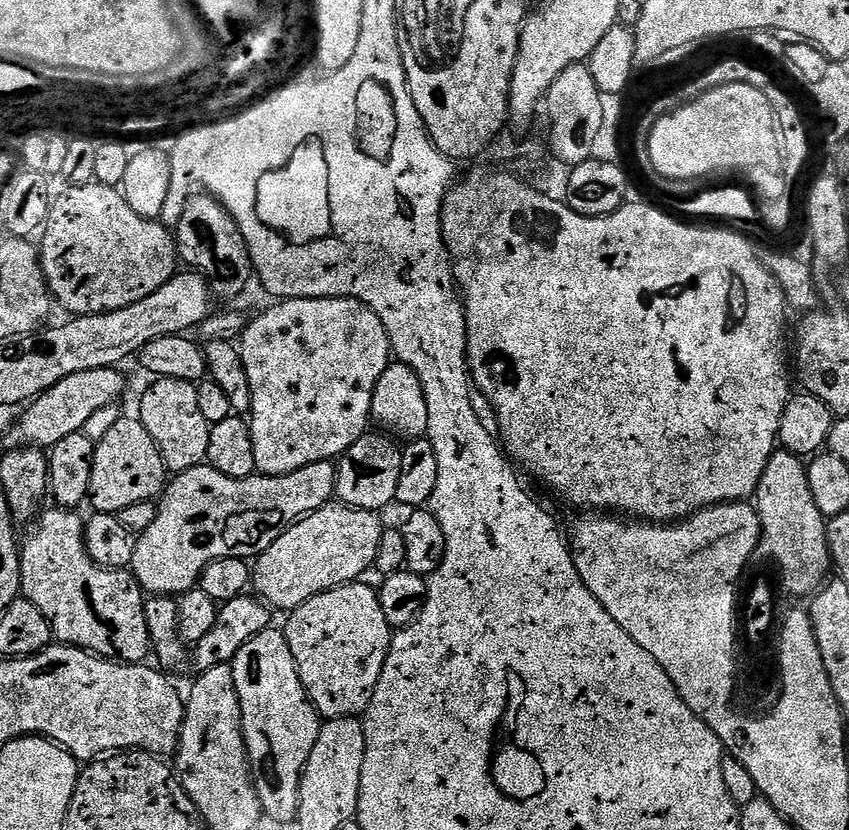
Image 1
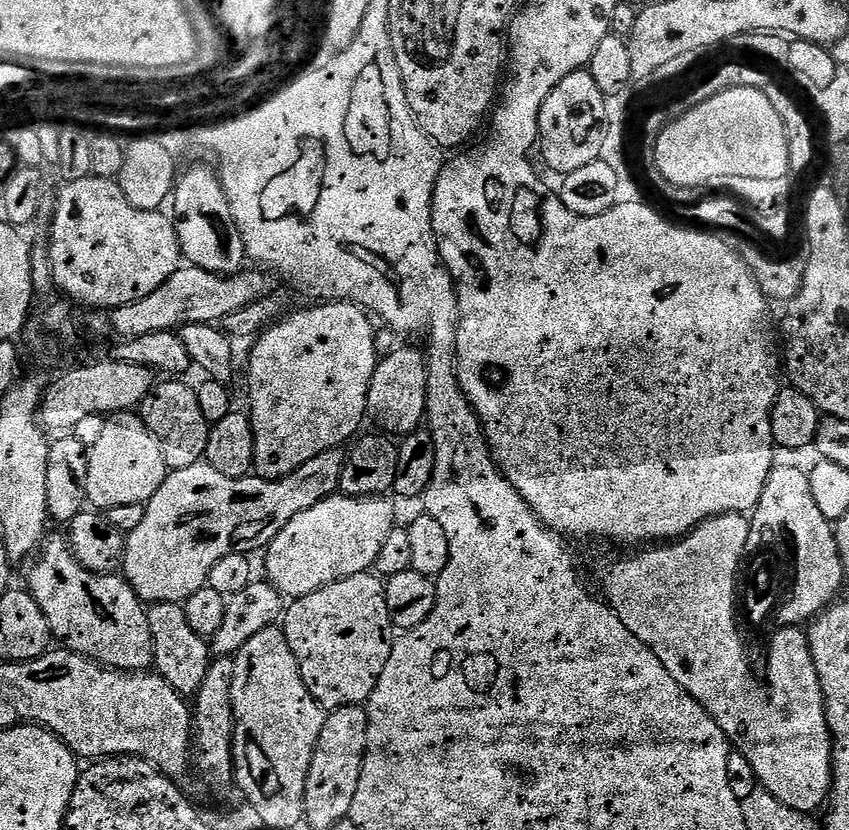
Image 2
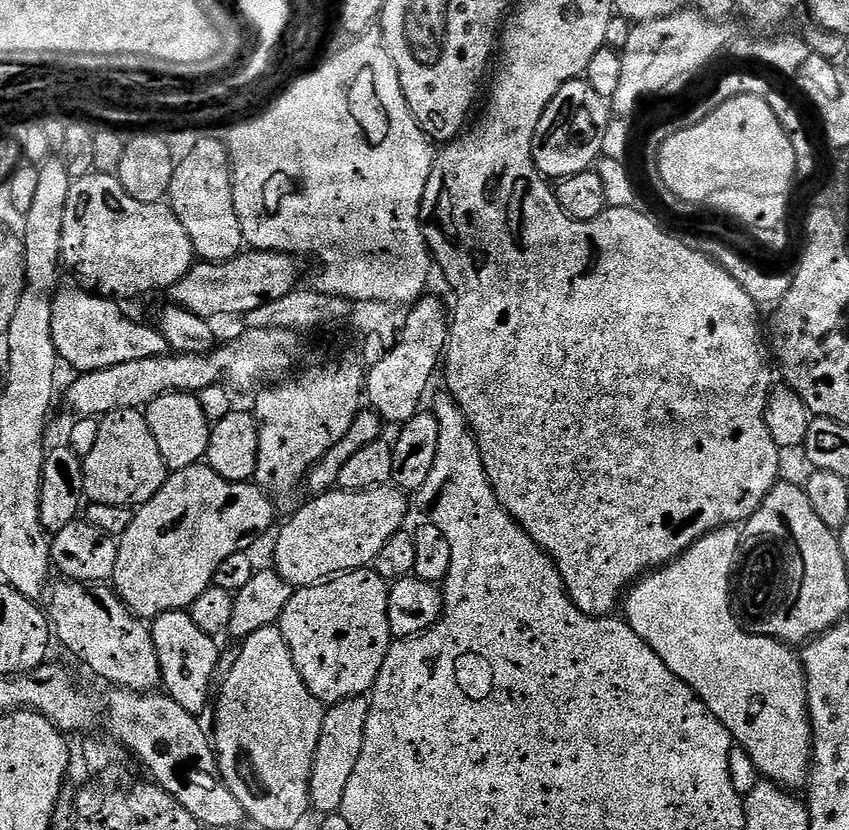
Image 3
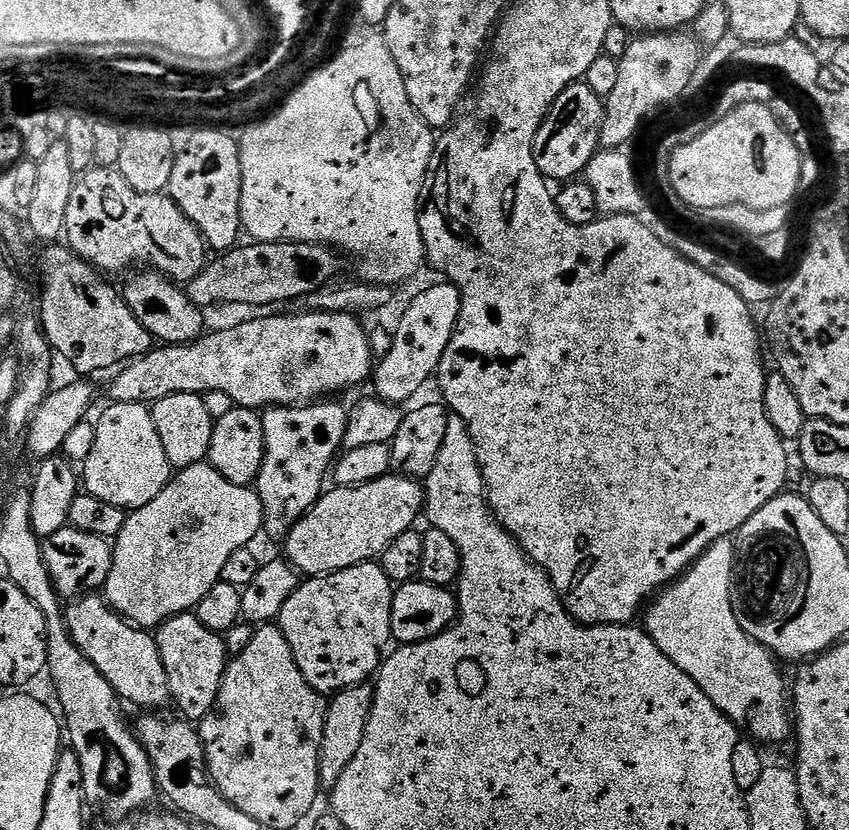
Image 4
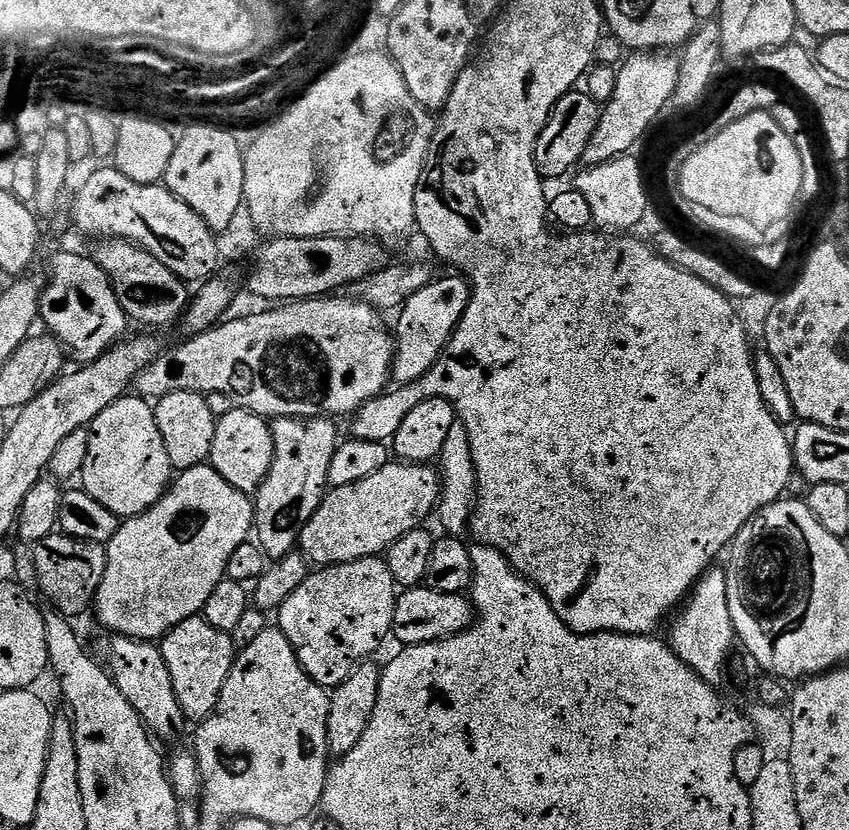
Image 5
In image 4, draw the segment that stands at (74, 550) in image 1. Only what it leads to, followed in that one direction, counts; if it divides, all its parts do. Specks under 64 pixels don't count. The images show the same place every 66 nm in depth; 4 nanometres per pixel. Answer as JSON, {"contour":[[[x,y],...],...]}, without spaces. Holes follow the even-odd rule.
{"contour":[[[100,594],[73,599],[67,605],[66,619],[72,641],[90,662],[94,662],[94,666],[106,678],[106,682],[110,682],[117,696],[127,703],[129,700],[144,708],[140,710],[164,710],[170,704],[172,691],[168,688],[166,666],[162,666],[162,654],[151,631],[129,624]]]}

